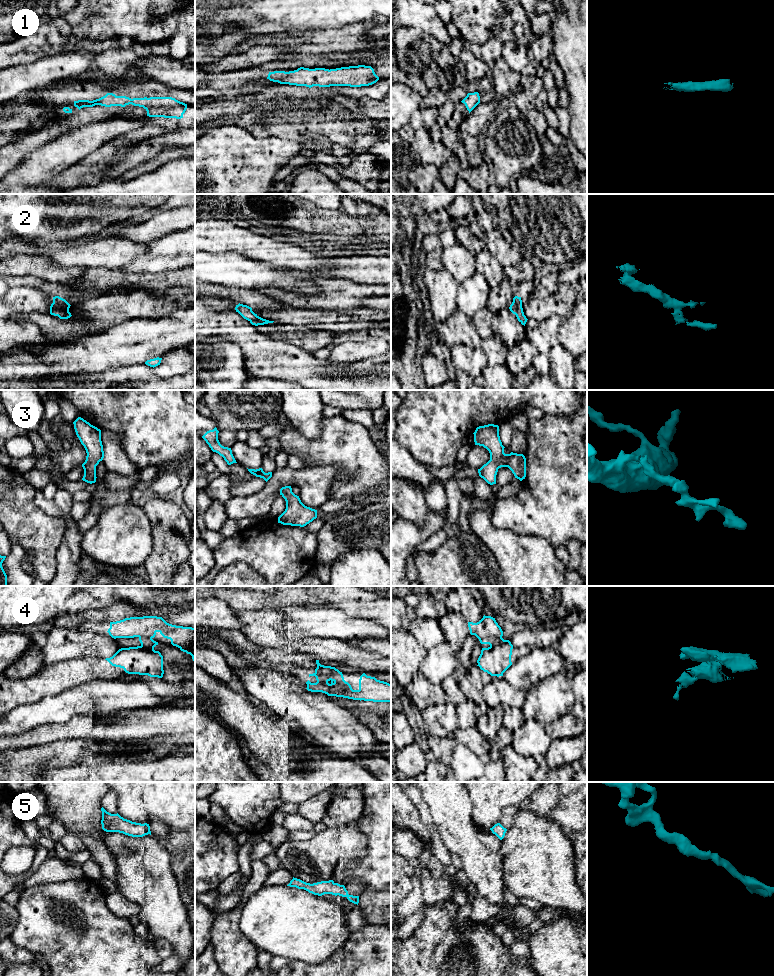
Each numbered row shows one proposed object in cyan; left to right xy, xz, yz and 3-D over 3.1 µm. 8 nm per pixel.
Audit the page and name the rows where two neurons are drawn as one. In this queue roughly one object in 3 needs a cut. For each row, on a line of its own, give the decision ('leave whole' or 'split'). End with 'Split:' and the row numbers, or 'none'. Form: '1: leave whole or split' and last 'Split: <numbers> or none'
1: leave whole
2: leave whole
3: leave whole
4: split
5: leave whole
Split: 4

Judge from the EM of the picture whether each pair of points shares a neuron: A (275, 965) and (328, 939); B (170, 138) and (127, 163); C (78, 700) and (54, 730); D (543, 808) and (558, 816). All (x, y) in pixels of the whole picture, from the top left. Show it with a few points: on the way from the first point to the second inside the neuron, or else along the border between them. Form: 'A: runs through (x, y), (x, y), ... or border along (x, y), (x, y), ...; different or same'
A: border along (272, 955), (286, 957), (289, 960); different
B: runs through (159, 143), (138, 153); same
C: border along (82, 714), (77, 714), (67, 721), (37, 727); different
D: border along (560, 792), (558, 803), (546, 815); different

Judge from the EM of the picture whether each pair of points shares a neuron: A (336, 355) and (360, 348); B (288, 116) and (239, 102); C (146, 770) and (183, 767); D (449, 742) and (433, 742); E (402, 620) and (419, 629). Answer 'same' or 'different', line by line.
A: same
B: different
C: same
D: same
E: different

